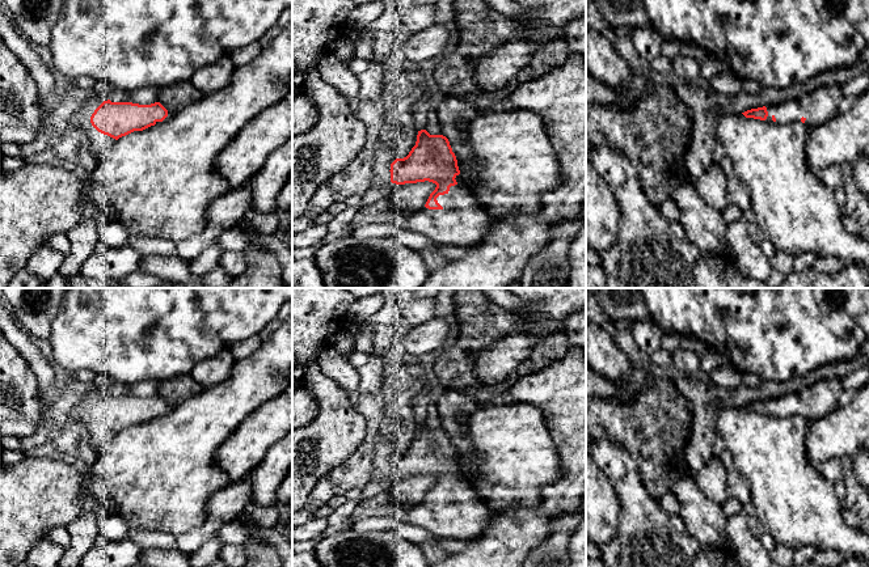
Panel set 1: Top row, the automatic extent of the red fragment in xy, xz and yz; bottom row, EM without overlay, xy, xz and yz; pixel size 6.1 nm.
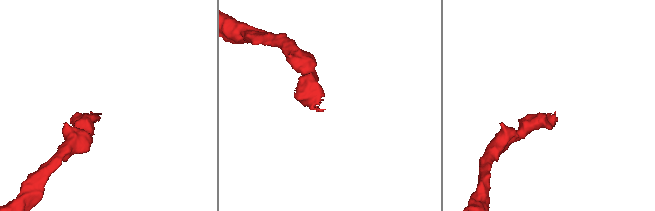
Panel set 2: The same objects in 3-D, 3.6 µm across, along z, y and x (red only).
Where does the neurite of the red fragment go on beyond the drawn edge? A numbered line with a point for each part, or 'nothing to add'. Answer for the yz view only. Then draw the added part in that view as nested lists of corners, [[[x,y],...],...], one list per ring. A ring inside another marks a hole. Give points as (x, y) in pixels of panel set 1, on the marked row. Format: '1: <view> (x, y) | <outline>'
1: yz (821, 105) | [[[840,85],[818,86],[798,98],[781,102],[775,106],[765,106],[768,117],[765,122],[788,124],[801,122],[803,117],[807,128],[821,126],[839,113],[839,105],[844,100]]]

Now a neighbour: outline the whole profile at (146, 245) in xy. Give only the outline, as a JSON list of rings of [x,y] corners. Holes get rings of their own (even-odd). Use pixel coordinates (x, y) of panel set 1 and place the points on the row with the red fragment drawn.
[[[130,234],[128,244],[144,255],[149,254],[165,254],[177,255],[174,242],[164,238],[139,237]]]

